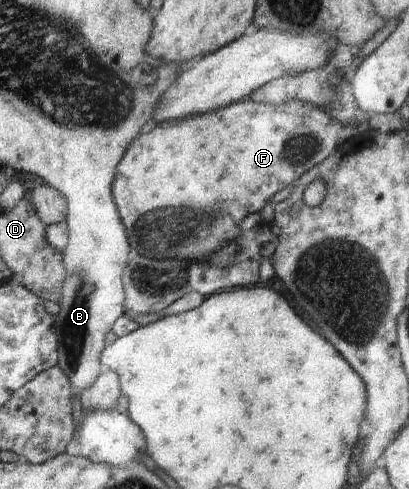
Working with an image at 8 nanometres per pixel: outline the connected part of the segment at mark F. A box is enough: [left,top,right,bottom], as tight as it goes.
[113,98,359,268]

